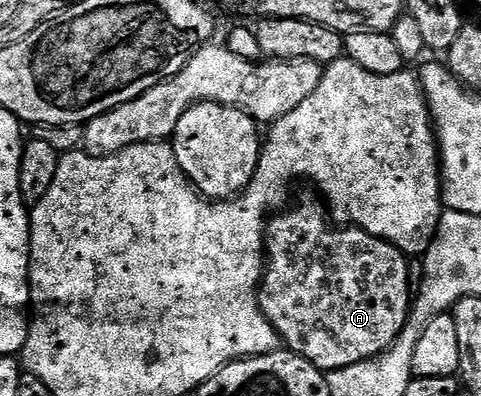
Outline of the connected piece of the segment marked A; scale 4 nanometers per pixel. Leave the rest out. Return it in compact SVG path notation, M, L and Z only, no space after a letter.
M312 195L269 218L264 233L267 258L258 294L262 313L274 325L281 344L327 373L382 354L402 333L414 295L408 284L409 256L393 243L362 229L333 225L325 204Z

